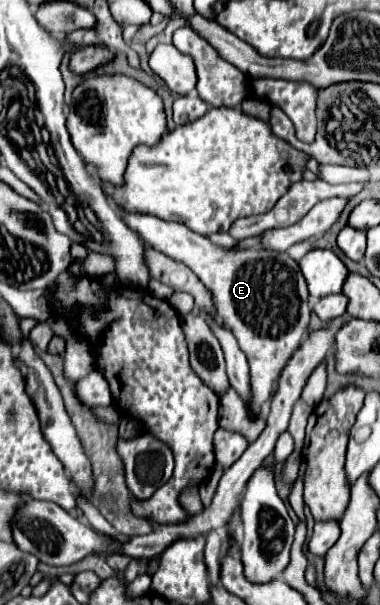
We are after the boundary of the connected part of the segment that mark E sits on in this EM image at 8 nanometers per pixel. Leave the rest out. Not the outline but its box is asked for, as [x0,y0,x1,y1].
[118,213,312,419]

